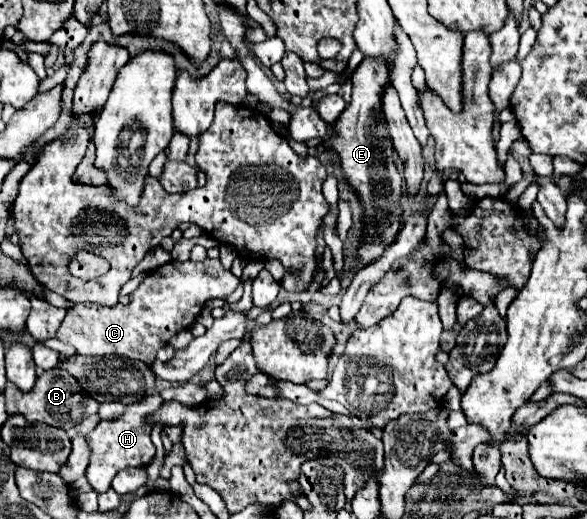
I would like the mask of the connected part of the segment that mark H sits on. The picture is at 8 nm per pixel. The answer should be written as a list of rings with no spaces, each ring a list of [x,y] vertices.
[[[159,393],[149,395],[141,403],[131,403],[123,417],[111,419],[111,421],[103,419],[87,435],[87,441],[89,441],[91,449],[93,449],[93,453],[91,453],[91,461],[89,461],[85,477],[87,477],[87,481],[91,483],[91,487],[97,493],[107,491],[111,481],[113,481],[113,477],[115,477],[115,473],[119,473],[121,469],[145,467],[145,465],[151,463],[151,459],[155,457],[155,445],[151,441],[151,427],[145,425],[145,417],[147,417],[147,413],[153,413],[161,403],[163,403],[163,397]]]

